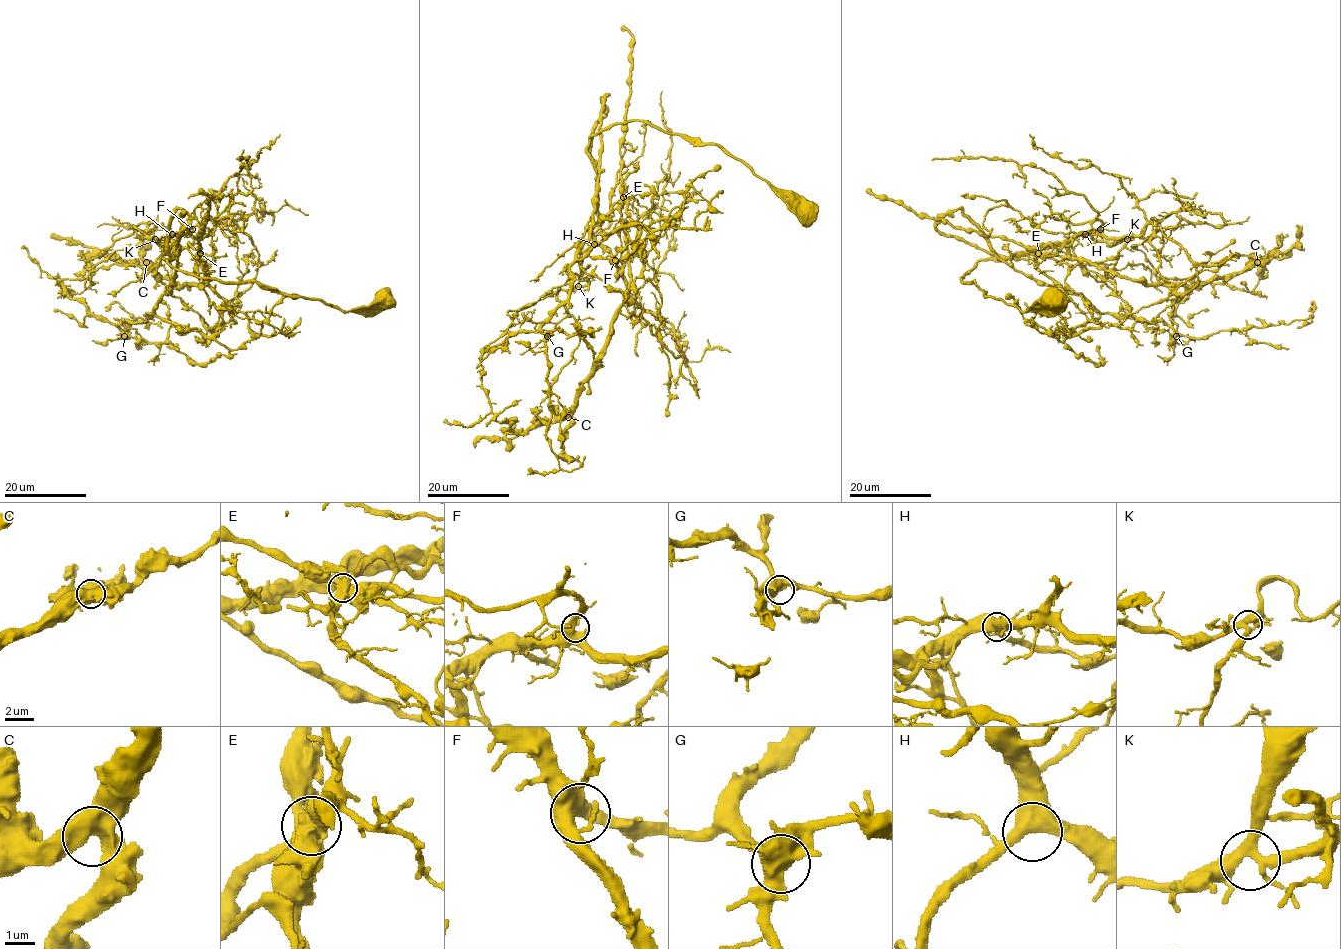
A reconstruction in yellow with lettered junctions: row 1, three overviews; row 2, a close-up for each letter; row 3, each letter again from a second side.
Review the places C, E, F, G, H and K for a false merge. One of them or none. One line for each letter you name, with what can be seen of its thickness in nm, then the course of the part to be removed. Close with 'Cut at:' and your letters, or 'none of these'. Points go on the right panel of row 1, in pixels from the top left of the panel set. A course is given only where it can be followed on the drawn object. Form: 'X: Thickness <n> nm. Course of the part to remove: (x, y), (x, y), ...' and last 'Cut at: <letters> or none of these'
E: Thickness 650 nm. Course of the part to remove: (1038, 253), (1083, 259), (1148, 284), (1201, 285), (1243, 272), (1280, 246), (1279, 238), (1288, 235)
Cut at: E

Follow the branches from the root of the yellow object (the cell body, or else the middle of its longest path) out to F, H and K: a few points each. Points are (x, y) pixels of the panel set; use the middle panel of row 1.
F: (803, 208), (714, 144), (638, 120), (614, 123), (589, 138), (587, 154), (596, 173), (592, 233), (615, 260)
H: (803, 208), (716, 145), (627, 120), (598, 131), (588, 141), (587, 154), (596, 173), (594, 244)
K: (803, 208), (714, 144), (638, 120), (614, 123), (588, 141), (597, 223), (580, 257), (578, 286)

